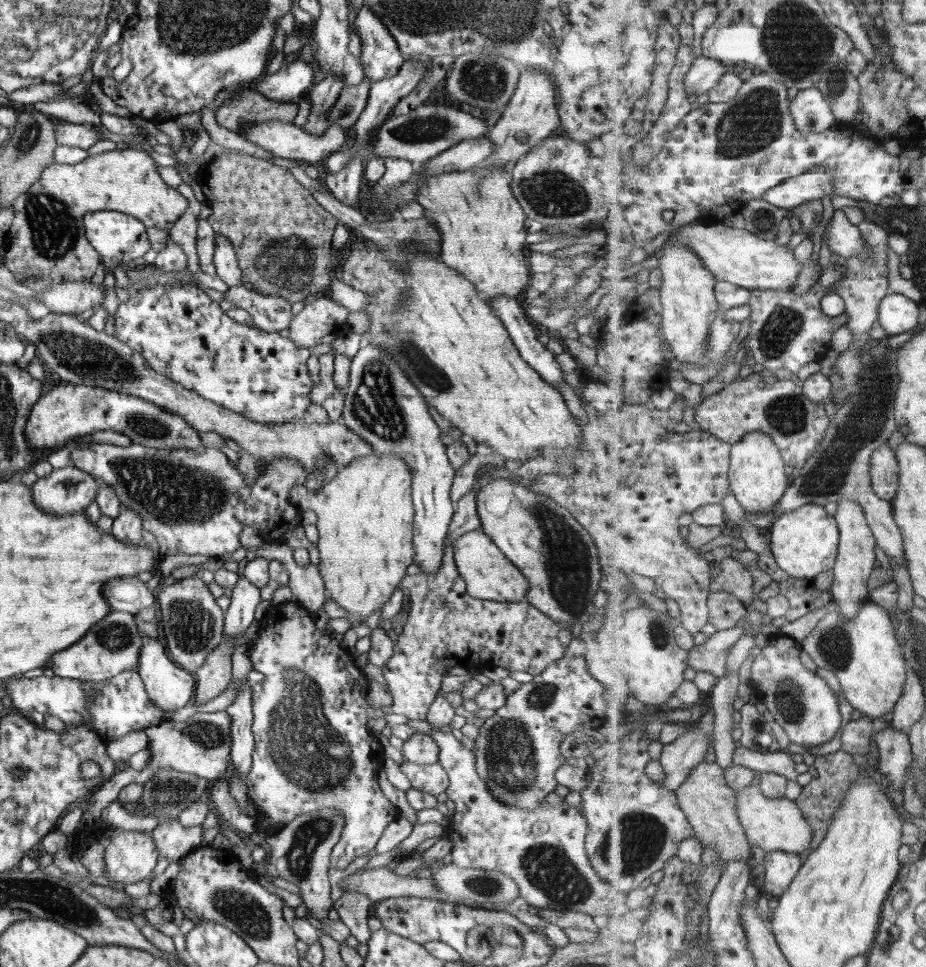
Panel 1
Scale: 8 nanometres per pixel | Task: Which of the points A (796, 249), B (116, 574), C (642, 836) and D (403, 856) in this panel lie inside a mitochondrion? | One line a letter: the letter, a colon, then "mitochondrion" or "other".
A: other
B: other
C: mitochondrion
D: other

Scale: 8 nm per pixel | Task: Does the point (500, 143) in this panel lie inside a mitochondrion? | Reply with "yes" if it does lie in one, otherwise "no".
no

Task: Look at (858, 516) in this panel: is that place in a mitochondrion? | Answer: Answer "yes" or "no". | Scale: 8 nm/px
no

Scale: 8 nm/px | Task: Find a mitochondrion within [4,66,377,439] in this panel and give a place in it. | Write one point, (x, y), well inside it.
(83, 357)

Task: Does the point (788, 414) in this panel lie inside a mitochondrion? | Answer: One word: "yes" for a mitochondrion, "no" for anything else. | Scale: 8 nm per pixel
yes

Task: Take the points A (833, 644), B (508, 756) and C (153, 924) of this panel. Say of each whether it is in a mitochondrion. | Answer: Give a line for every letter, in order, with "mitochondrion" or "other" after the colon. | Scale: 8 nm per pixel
A: mitochondrion
B: mitochondrion
C: other

